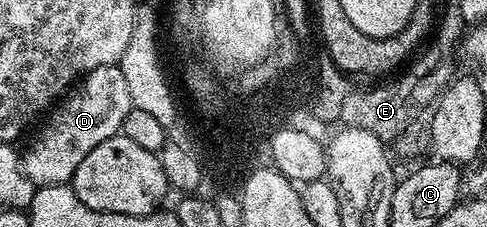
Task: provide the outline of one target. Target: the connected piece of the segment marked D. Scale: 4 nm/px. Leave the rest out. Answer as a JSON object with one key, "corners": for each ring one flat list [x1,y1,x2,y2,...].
{"corners":[[118,65,94,69,47,112,43,120,44,128,33,137,32,144,22,151,26,177,30,177,37,188,59,183,71,184,86,153,102,145,102,141,121,134,126,113,130,113,132,109,130,89,126,86,126,77,122,77,122,69]]}

